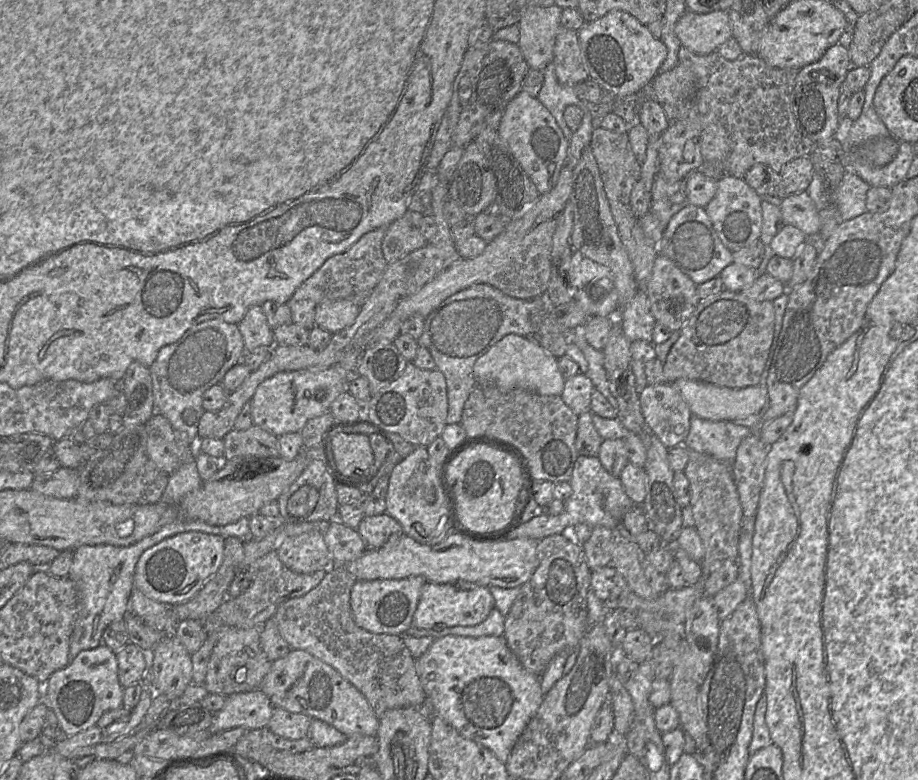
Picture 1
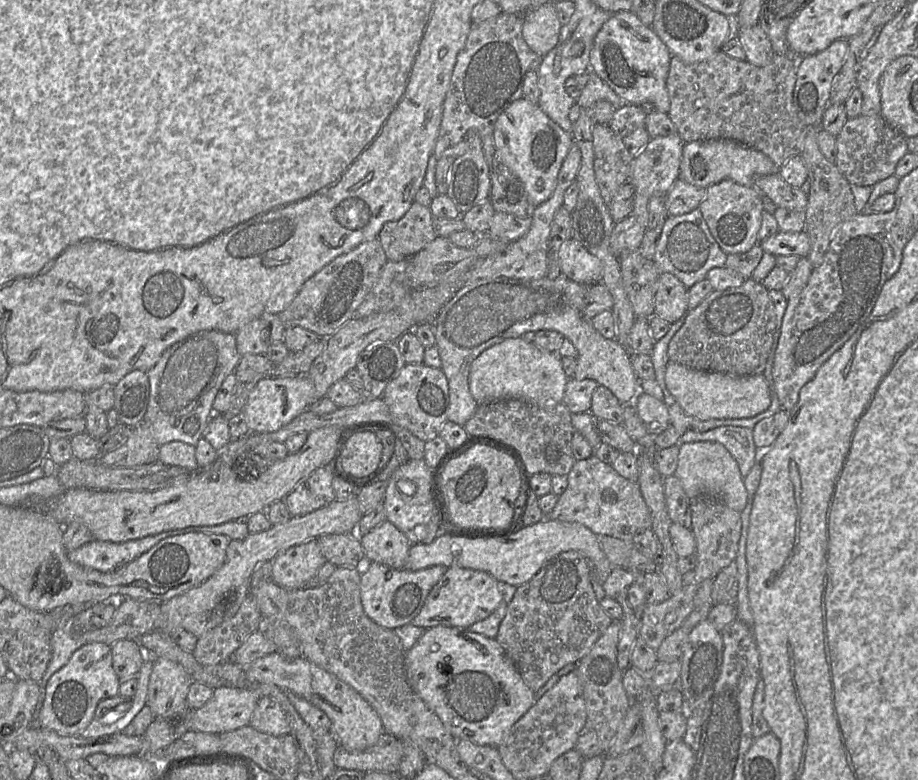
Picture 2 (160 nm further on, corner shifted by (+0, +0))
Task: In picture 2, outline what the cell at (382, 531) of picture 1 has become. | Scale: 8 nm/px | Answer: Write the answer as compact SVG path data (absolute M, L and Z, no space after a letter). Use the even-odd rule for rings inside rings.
M387 519L359 537L366 558L392 569L405 568L411 542Z

